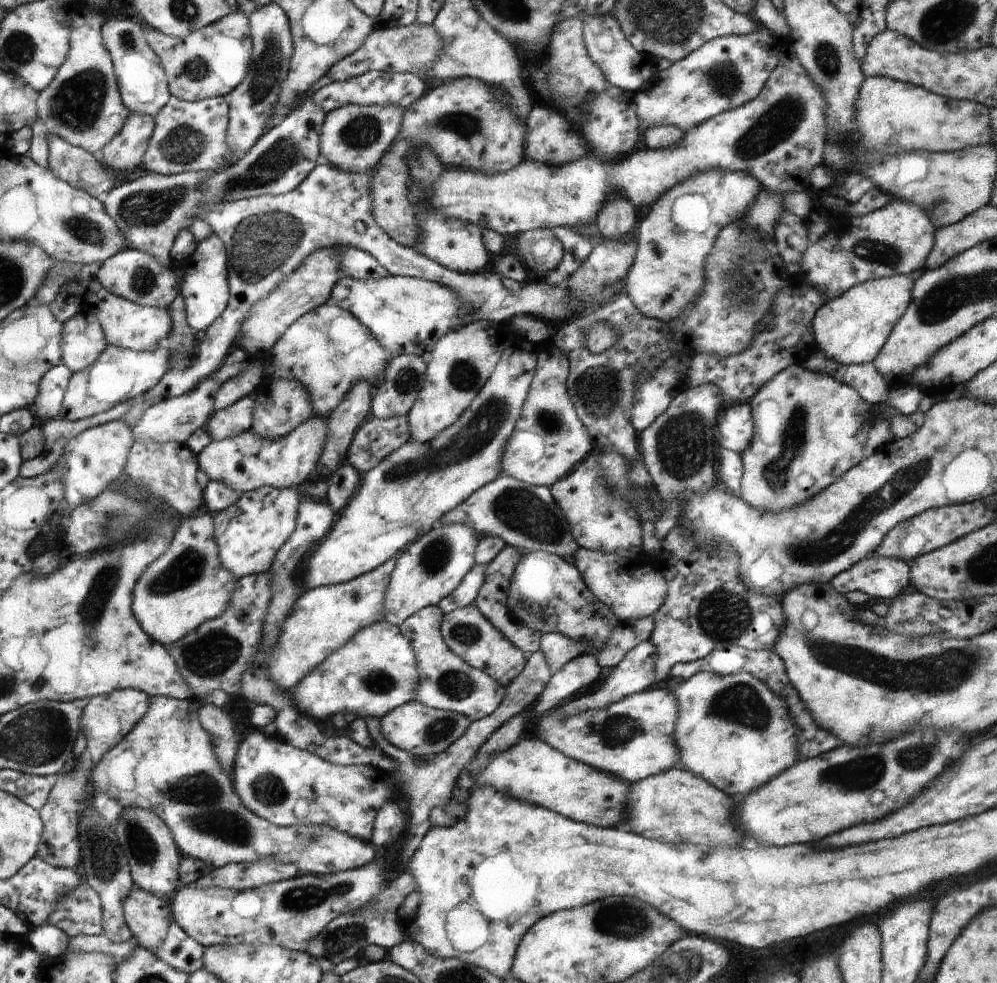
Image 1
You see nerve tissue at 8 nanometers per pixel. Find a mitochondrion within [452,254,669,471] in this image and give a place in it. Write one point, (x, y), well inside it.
(599, 389)

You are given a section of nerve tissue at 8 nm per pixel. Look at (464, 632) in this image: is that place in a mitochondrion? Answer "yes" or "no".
yes

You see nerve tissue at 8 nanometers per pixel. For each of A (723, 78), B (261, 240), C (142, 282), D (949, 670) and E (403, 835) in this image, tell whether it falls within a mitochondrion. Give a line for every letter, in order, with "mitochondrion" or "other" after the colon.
A: mitochondrion
B: mitochondrion
C: mitochondrion
D: mitochondrion
E: other

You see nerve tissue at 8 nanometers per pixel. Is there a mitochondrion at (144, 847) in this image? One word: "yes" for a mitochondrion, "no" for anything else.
yes

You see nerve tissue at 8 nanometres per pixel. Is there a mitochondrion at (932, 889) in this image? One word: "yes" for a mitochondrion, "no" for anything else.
no

